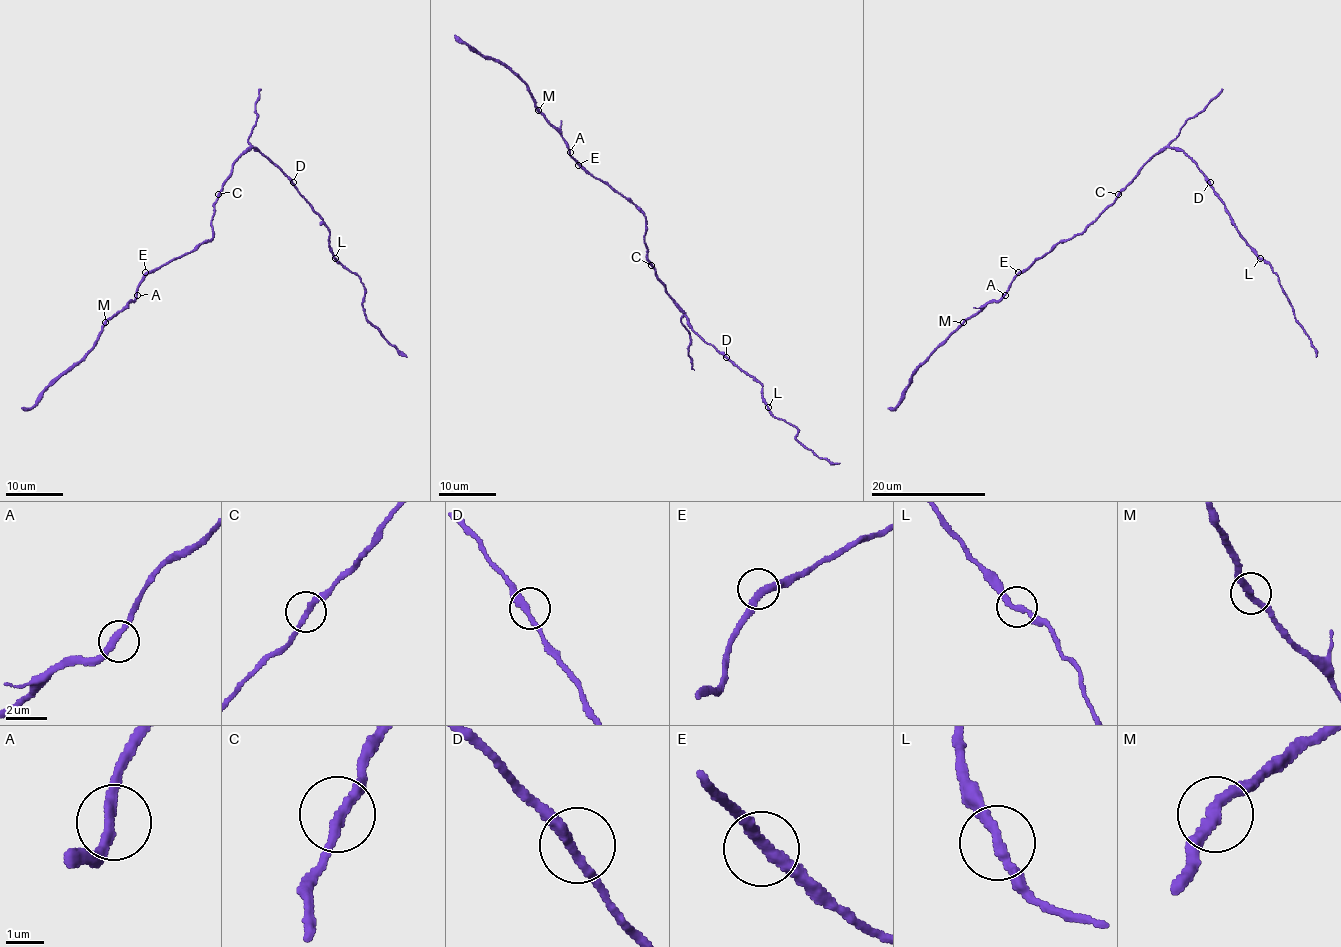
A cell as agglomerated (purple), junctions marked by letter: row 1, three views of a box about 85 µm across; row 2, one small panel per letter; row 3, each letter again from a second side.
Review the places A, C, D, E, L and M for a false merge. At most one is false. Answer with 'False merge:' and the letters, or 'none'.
False merge: none

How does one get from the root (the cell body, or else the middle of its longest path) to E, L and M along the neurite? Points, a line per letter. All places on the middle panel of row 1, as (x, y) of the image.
E: (653, 267), (644, 241), (644, 215), (624, 196), (578, 165)
L: (653, 267), (687, 324), (742, 371), (762, 384), (762, 399), (768, 407)
M: (653, 267), (644, 241), (644, 215), (624, 196), (594, 178), (570, 153), (562, 135), (538, 110)

